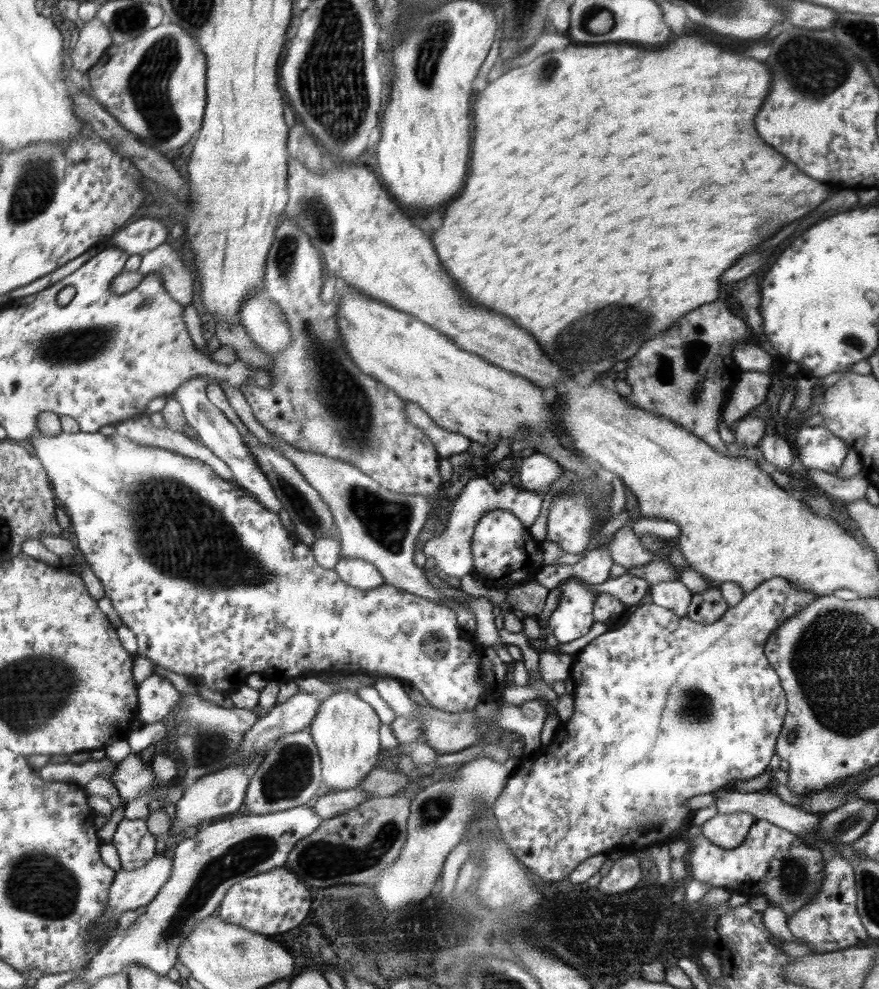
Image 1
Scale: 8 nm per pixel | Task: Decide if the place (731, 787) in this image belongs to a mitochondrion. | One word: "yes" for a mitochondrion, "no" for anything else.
no

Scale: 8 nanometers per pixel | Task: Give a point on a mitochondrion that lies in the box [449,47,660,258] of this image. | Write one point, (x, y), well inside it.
(545, 76)

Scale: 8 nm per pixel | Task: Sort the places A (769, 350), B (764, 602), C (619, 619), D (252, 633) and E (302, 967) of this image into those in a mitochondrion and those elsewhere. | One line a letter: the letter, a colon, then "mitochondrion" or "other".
A: other
B: other
C: other
D: other
E: other

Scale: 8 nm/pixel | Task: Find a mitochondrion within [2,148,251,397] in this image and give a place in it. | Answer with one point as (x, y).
(35, 188)

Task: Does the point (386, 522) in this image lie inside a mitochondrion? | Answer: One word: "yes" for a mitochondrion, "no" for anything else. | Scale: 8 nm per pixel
yes

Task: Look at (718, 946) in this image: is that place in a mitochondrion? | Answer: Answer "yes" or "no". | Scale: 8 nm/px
no

